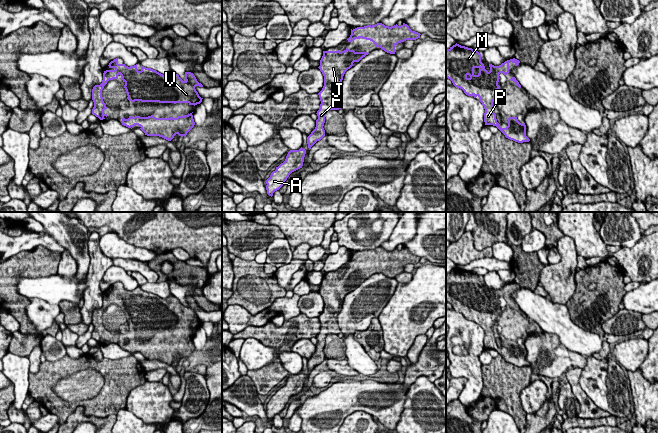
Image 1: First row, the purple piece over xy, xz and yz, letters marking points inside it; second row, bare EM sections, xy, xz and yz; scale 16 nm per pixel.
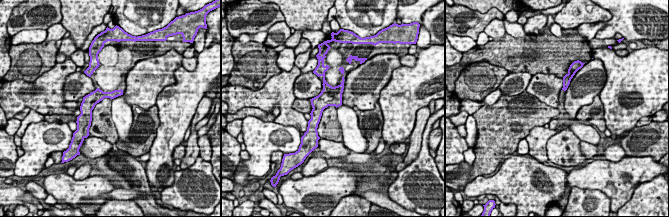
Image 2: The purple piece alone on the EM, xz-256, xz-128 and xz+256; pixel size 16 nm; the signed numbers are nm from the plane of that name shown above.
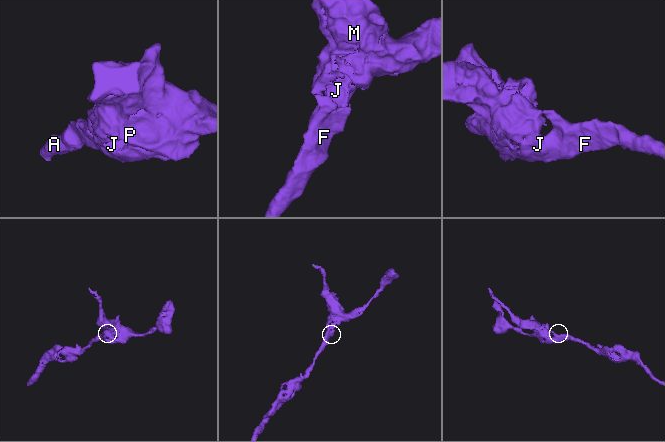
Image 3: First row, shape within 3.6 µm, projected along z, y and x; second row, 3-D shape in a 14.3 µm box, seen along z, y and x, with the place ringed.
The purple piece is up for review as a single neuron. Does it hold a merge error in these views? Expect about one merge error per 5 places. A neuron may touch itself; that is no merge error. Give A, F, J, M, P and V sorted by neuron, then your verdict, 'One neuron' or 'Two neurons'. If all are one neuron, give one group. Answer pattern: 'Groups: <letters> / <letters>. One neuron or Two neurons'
Groups: A F J M P V. One neuron

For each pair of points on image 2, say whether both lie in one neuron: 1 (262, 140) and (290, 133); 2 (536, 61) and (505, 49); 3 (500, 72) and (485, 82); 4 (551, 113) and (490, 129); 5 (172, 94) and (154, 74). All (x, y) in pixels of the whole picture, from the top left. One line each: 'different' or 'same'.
1: same
2: same
3: same
4: same
5: different

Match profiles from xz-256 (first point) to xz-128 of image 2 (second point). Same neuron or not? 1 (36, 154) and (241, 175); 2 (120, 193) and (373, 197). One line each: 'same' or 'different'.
1: different
2: same

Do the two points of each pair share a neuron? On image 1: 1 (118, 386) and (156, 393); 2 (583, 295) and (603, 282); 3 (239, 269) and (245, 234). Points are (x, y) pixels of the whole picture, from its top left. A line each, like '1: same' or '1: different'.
1: different
2: same
3: different

